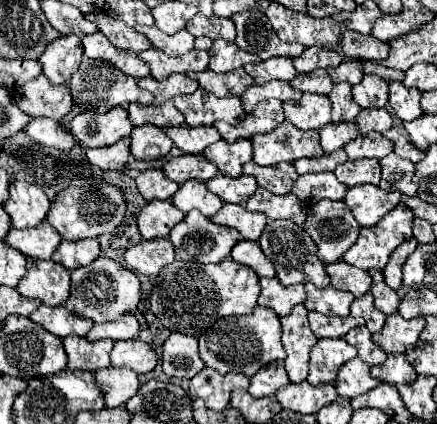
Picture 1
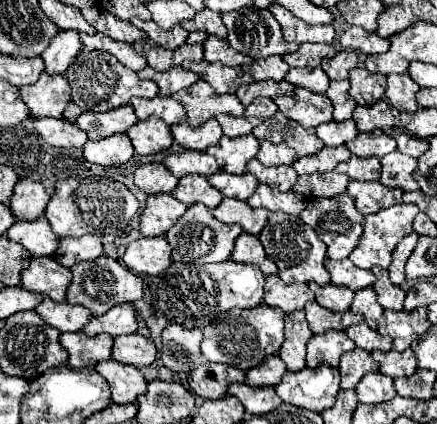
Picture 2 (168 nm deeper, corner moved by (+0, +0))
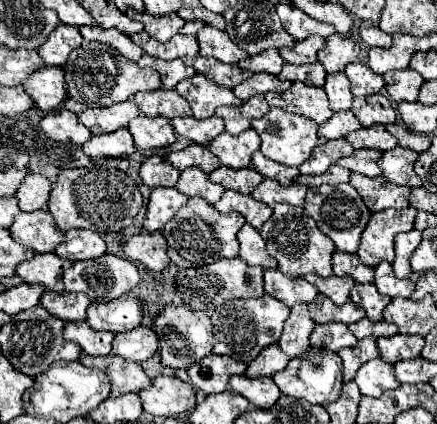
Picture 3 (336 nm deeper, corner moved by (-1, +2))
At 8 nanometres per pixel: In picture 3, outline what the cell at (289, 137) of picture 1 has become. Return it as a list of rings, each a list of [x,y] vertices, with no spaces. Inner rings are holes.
[[[272,108],[266,116],[254,120],[252,128],[262,138],[262,148],[260,148],[262,154],[266,154],[266,158],[276,160],[276,162],[286,164],[286,166],[300,166],[316,146],[326,142],[324,138],[320,138],[316,134],[318,124],[314,120],[308,120],[306,116],[292,114],[292,112],[286,112],[286,110],[278,110],[278,108]]]

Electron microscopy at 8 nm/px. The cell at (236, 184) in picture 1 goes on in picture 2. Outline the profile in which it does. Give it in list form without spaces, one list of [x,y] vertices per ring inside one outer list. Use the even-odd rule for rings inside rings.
[[[217,172],[217,174],[209,176],[209,184],[215,186],[227,198],[247,200],[257,190],[259,180],[249,172],[241,174],[241,176],[233,176],[229,172]]]

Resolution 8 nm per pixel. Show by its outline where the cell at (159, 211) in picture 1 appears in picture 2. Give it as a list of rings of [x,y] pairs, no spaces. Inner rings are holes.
[[[157,194],[147,198],[147,206],[141,212],[141,234],[163,236],[185,214],[187,206],[171,194]]]

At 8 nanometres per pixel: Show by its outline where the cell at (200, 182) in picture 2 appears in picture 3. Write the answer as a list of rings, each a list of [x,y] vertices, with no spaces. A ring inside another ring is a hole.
[[[186,168],[180,174],[176,190],[182,192],[182,194],[186,194],[186,196],[200,196],[208,204],[218,202],[220,196],[224,194],[224,186],[218,186],[218,184],[210,182],[208,174],[202,172],[200,168]]]

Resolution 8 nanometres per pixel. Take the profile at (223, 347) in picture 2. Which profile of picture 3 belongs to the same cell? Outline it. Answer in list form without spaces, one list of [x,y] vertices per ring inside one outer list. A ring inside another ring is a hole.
[[[264,294],[260,298],[250,298],[250,300],[228,300],[222,306],[216,308],[214,316],[212,316],[212,324],[214,324],[214,336],[216,336],[216,346],[214,346],[214,354],[224,354],[224,356],[232,356],[234,360],[242,360],[242,362],[252,362],[258,352],[270,344],[278,344],[280,334],[282,334],[282,326],[286,322],[290,314],[290,308]]]

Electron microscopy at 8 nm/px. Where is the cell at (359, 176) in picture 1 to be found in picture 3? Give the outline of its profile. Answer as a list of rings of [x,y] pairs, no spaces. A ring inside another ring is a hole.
[[[356,150],[352,156],[340,158],[338,166],[344,166],[352,172],[366,174],[368,178],[374,178],[374,176],[382,174],[380,166],[378,166],[380,156],[382,156],[382,152],[378,152],[378,150]]]

